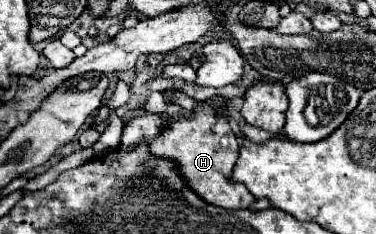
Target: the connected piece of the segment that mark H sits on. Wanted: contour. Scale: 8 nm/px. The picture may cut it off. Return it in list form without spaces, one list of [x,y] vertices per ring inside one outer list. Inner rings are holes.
[[[199,103],[195,107],[193,117],[181,117],[173,121],[167,129],[163,129],[153,141],[149,141],[151,153],[159,157],[171,157],[179,163],[183,177],[187,179],[189,187],[201,195],[207,203],[225,209],[247,209],[255,203],[255,197],[249,195],[247,187],[241,183],[231,183],[229,175],[239,157],[239,139],[231,131],[227,119],[219,115],[219,109]]]

